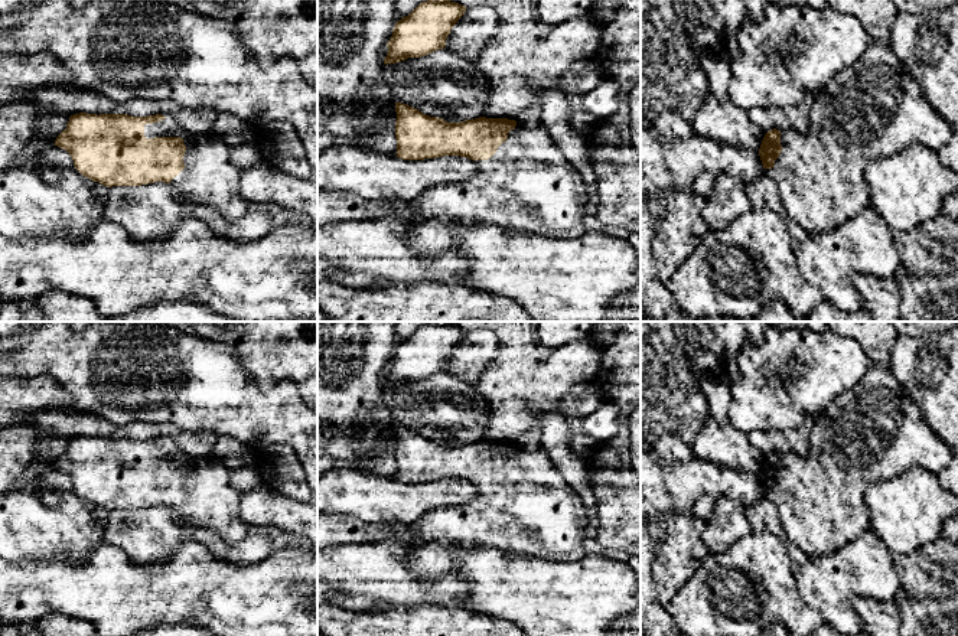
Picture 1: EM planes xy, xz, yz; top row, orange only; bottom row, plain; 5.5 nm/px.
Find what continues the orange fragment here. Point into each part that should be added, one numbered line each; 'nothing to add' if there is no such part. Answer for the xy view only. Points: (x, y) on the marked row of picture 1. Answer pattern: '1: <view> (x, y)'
1: xy (209, 178)

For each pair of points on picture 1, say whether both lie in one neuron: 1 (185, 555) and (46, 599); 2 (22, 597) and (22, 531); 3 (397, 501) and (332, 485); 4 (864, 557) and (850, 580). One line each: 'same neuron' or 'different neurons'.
1: same neuron
2: different neurons
3: same neuron
4: same neuron

